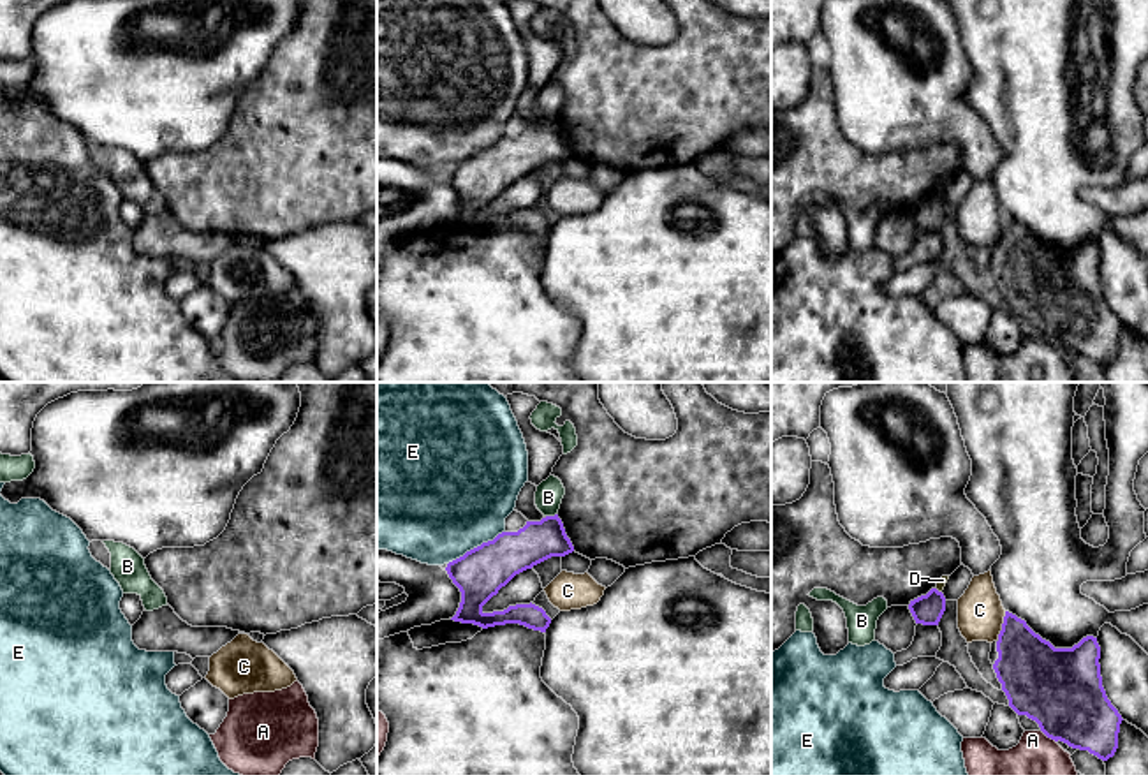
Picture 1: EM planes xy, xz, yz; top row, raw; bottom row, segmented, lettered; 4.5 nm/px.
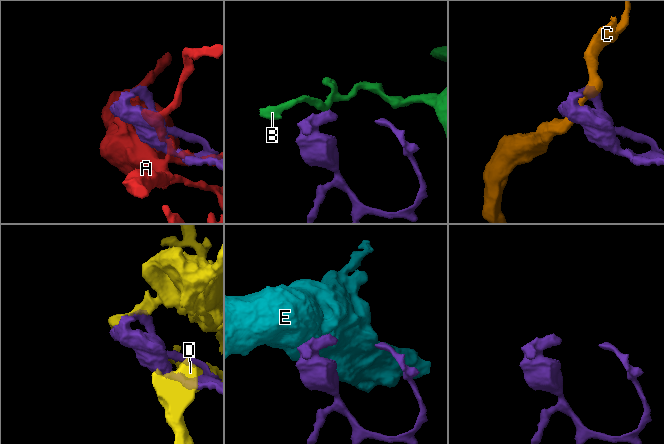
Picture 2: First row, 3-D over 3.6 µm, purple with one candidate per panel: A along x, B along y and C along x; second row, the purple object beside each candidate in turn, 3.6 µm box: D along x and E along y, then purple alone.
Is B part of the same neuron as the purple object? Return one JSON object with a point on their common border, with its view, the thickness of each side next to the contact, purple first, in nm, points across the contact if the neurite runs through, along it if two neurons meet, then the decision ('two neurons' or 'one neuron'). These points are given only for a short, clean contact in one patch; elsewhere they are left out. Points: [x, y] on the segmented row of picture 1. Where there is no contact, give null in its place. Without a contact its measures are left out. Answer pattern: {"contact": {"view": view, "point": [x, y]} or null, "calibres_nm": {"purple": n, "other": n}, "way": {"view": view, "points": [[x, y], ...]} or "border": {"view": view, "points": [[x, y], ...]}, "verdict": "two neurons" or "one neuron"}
{"contact": {"view": "xz", "point": [550, 516]}, "calibres_nm": {"purple": 200, "other": 130}, "border": {"view": "xz", "points": [[555, 513], [546, 516]]}, "verdict": "two neurons"}

